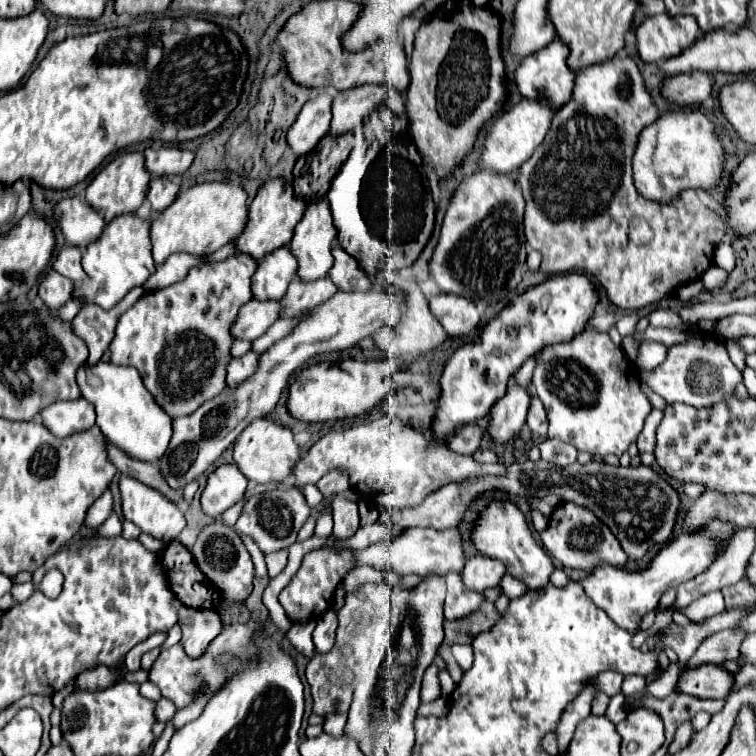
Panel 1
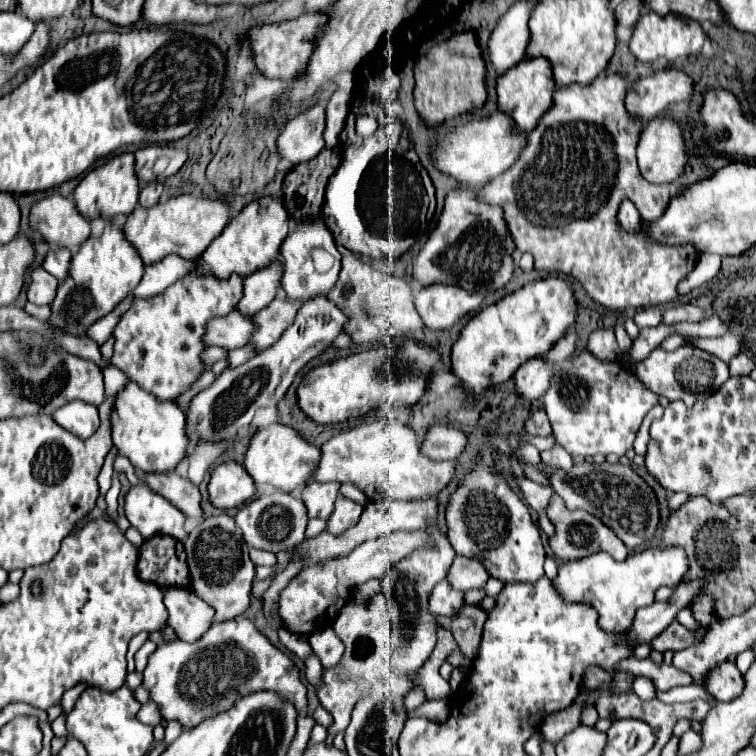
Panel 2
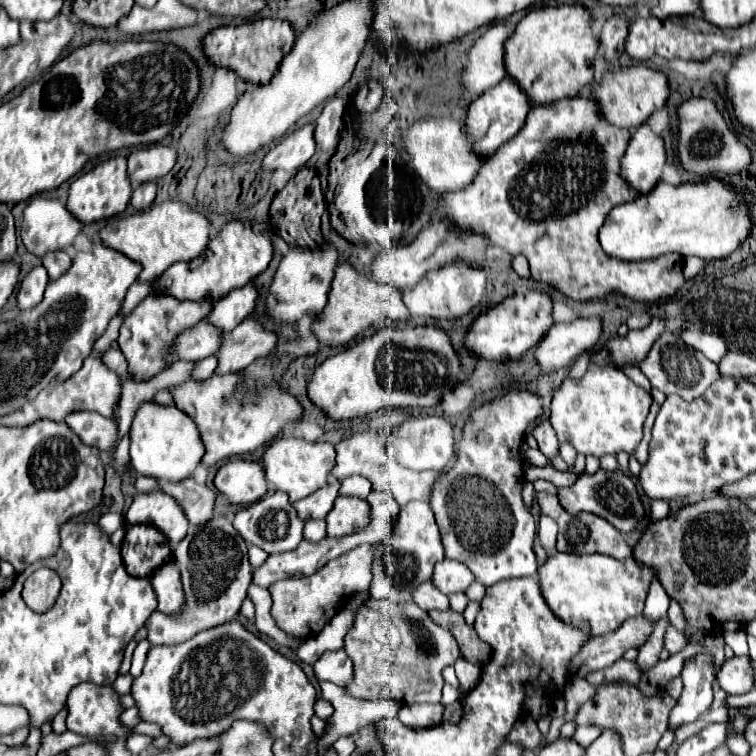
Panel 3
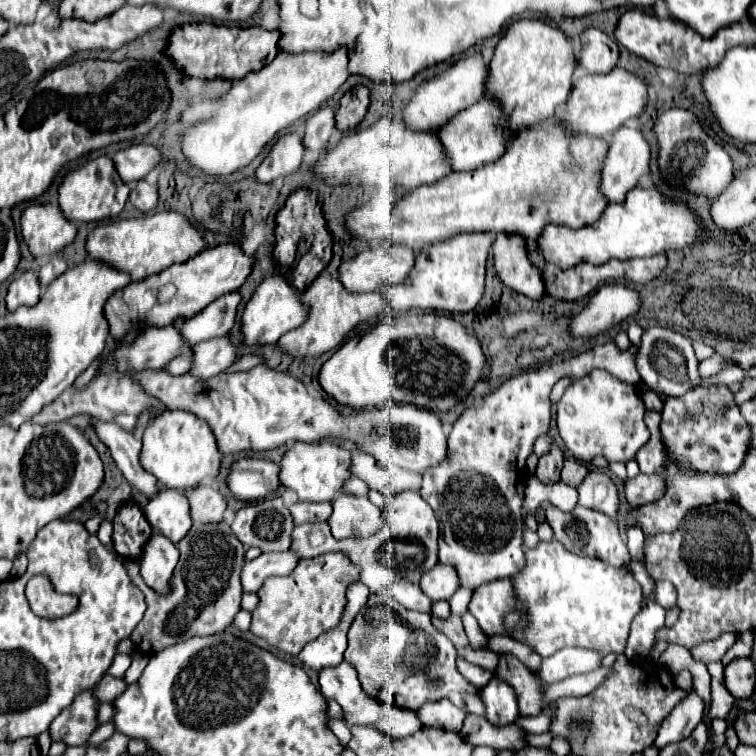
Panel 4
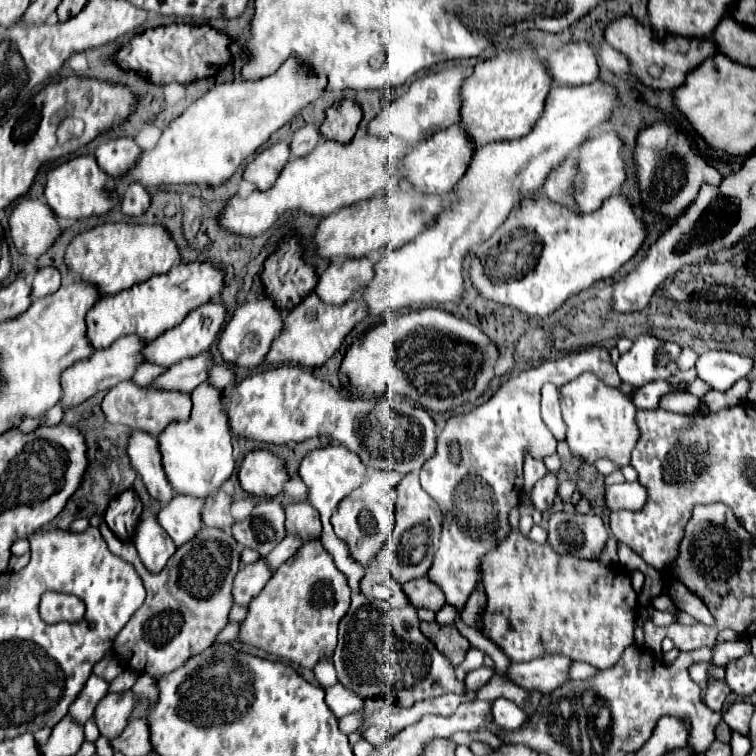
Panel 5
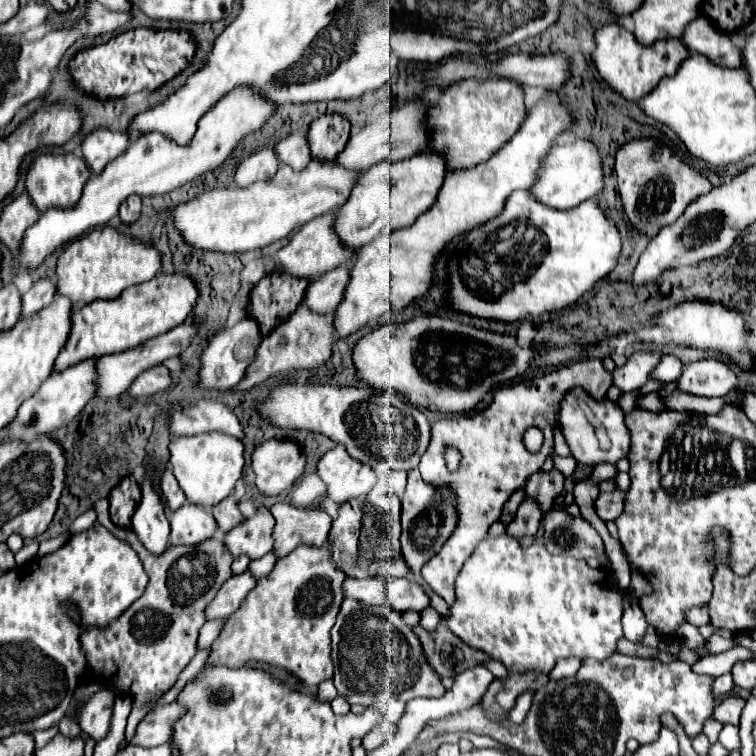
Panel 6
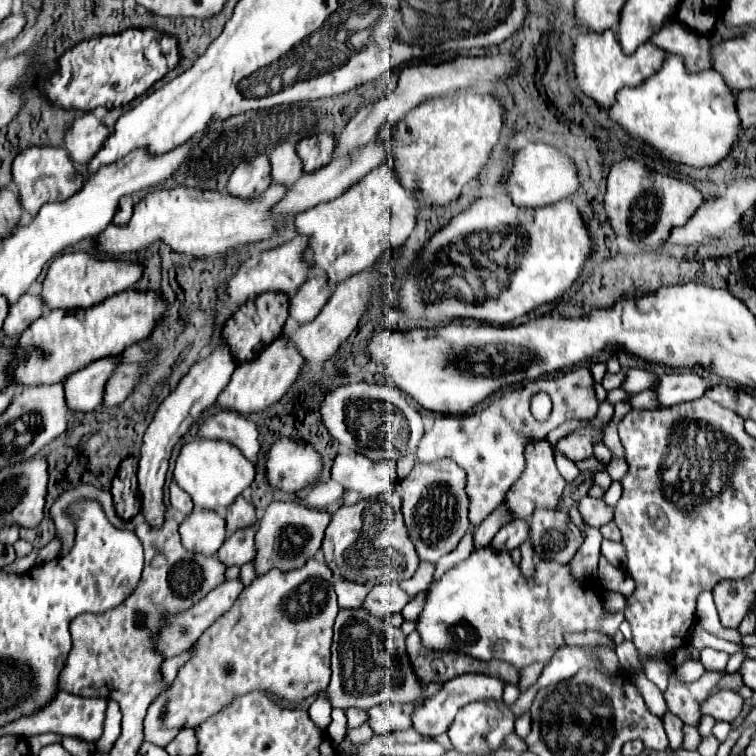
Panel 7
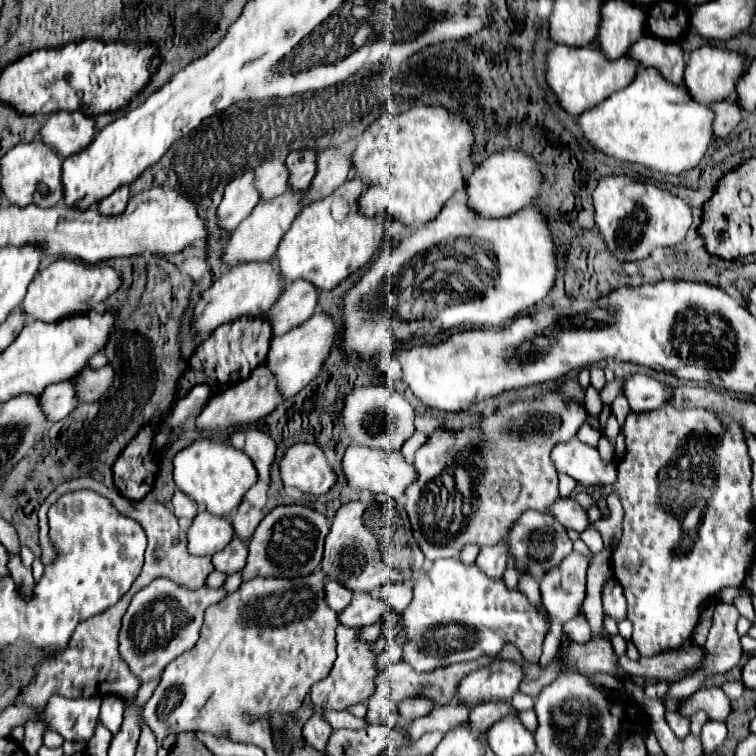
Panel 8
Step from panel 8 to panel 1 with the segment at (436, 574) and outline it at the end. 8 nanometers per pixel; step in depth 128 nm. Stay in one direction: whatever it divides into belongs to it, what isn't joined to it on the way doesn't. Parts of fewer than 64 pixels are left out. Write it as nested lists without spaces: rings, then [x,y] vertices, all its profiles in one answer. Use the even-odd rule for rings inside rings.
[[[712,520],[702,532],[696,532],[696,534],[684,532],[680,536],[674,536],[668,544],[664,544],[656,552],[656,556],[652,558],[652,562],[644,570],[630,572],[626,568],[616,568],[612,564],[600,562],[596,568],[592,568],[592,572],[578,578],[578,584],[584,588],[588,598],[608,614],[608,618],[616,626],[630,630],[630,632],[636,632],[640,618],[656,608],[660,596],[666,590],[676,588],[676,584],[682,584],[682,582],[690,580],[692,576],[702,574],[716,558],[716,550],[724,542],[728,542],[732,538],[732,534],[734,534],[734,528],[730,524],[724,524],[720,520]]]

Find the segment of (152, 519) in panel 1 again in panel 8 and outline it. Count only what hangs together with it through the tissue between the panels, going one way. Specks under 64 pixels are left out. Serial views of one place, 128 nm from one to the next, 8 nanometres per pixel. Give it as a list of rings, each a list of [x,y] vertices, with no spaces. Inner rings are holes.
[[[202,510],[188,530],[188,550],[194,556],[212,556],[224,550],[232,538],[234,528],[226,518]]]

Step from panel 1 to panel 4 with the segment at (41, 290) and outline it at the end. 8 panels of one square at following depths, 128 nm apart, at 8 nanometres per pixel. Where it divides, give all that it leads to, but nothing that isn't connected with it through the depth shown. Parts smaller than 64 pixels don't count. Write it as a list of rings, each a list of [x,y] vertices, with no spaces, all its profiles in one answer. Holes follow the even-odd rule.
[[[24,272],[14,278],[4,296],[6,310],[12,312],[18,306],[34,306],[40,300],[40,284],[34,272]]]

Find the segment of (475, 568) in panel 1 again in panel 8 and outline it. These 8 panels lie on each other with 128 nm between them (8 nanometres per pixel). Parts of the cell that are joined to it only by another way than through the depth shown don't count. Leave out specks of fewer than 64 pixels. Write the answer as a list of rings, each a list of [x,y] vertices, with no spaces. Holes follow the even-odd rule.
[[[360,592],[344,612],[338,614],[338,624],[348,628],[362,628],[380,620],[384,612],[388,612],[388,604],[380,598],[374,598],[368,592]]]

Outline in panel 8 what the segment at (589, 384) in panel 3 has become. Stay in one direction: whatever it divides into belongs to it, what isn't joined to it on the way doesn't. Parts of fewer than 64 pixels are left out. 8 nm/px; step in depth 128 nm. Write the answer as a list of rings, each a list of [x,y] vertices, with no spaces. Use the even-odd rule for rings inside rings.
[[[578,438],[558,444],[552,450],[550,458],[556,464],[556,472],[568,474],[584,488],[598,484],[613,484],[617,478],[616,464],[612,461],[604,462],[596,448],[578,442]],[[609,495],[607,499],[610,516],[606,520],[597,520],[594,522],[594,526],[596,526],[603,538],[604,548],[612,551],[622,535],[624,510],[617,495]]]

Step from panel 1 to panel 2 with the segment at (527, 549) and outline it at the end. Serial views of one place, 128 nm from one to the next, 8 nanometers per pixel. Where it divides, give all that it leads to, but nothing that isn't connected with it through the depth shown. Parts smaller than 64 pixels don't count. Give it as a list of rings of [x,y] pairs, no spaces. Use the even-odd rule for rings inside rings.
[[[486,442],[474,456],[472,470],[460,480],[446,504],[448,540],[456,554],[476,558],[488,568],[492,578],[502,582],[536,582],[544,576],[544,546],[538,526],[528,506],[510,488],[502,470],[496,466],[500,450],[494,442]]]

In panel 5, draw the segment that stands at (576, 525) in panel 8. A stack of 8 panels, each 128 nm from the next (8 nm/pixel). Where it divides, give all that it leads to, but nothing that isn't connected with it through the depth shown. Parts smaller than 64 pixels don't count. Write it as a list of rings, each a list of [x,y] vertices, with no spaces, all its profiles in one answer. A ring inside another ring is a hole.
[[[624,482],[606,488],[606,506],[610,512],[616,510],[640,510],[646,500],[646,490],[638,482]]]

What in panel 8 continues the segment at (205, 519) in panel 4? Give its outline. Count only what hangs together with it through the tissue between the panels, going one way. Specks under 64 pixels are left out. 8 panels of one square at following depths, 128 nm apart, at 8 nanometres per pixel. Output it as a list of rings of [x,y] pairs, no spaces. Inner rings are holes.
[[[242,500],[242,504],[236,508],[236,514],[232,516],[232,526],[236,536],[242,540],[250,540],[262,518],[264,518],[262,510],[256,510],[254,506],[248,504],[248,500]]]

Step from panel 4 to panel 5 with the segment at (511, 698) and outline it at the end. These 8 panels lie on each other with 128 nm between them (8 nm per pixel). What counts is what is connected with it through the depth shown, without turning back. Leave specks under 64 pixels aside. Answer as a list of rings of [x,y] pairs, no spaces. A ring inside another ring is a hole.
[[[504,698],[492,702],[492,714],[498,726],[522,726],[528,720],[522,708],[518,708],[512,700],[504,700]]]

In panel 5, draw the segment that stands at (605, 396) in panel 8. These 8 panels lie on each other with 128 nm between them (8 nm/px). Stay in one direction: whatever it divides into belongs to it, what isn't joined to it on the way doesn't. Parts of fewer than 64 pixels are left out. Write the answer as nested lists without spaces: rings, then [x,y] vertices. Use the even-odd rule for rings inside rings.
[[[684,348],[678,356],[678,364],[680,364],[680,370],[690,370],[698,360],[698,354],[692,350],[692,348]]]

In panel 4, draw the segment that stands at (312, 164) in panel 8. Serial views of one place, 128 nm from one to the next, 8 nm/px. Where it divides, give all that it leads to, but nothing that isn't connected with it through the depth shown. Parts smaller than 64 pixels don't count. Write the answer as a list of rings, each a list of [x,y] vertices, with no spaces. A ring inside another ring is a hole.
[[[356,86],[352,90],[348,90],[342,100],[340,106],[336,110],[336,126],[340,132],[350,132],[354,130],[360,120],[364,118],[366,110],[370,106],[370,92],[366,86]]]

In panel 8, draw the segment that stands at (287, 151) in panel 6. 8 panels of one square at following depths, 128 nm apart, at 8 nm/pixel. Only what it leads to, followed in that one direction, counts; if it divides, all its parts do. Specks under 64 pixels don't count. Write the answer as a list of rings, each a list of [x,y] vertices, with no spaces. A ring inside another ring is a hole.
[[[282,158],[264,160],[256,170],[256,190],[260,192],[260,200],[274,200],[276,196],[282,196],[288,190],[288,170],[284,166]]]

